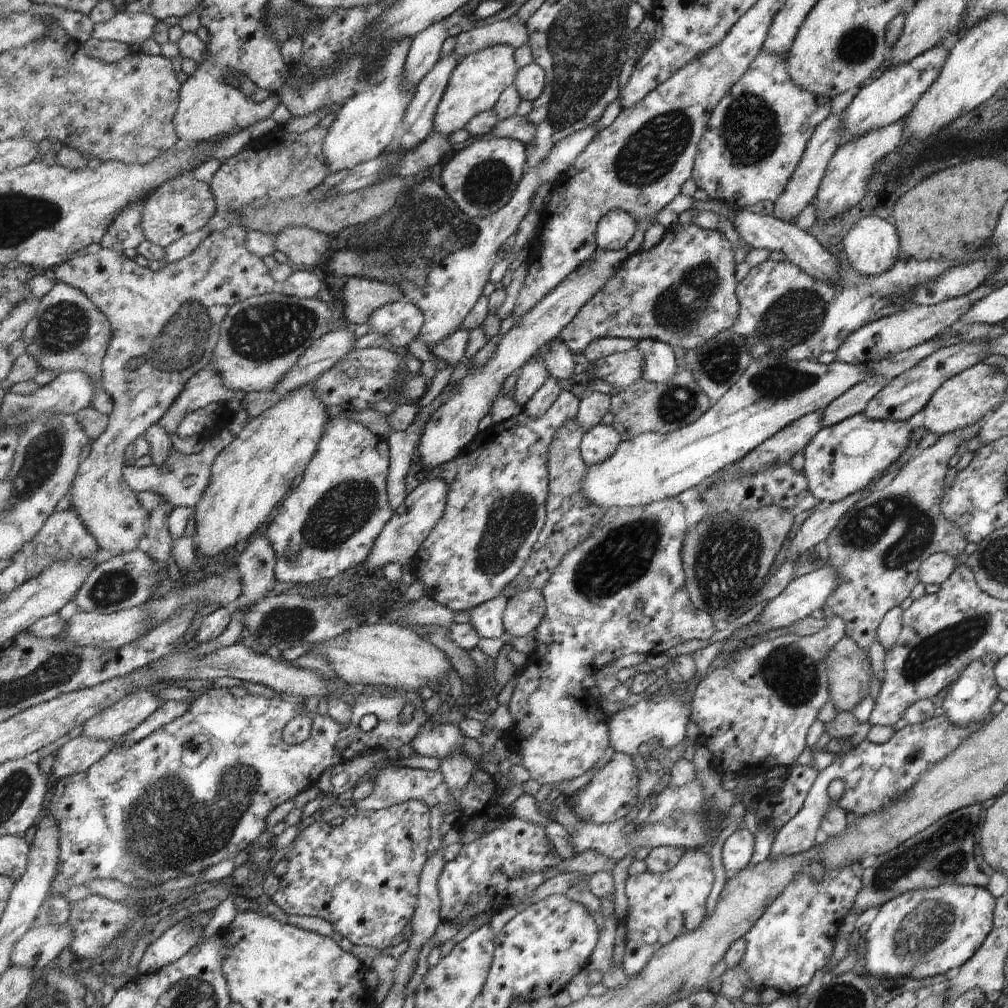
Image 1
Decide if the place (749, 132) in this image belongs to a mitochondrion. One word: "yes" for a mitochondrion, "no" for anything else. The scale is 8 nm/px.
yes

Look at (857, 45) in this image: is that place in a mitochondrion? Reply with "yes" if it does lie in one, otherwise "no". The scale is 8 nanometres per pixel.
yes

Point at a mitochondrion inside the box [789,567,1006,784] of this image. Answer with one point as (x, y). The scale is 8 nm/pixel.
(935, 651)

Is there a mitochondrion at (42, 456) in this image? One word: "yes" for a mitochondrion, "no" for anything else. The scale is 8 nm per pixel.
yes

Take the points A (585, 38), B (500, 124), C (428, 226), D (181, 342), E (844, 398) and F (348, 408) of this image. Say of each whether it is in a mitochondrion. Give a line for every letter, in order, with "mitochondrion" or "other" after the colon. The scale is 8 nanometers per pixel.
A: mitochondrion
B: other
C: mitochondrion
D: mitochondrion
E: other
F: other

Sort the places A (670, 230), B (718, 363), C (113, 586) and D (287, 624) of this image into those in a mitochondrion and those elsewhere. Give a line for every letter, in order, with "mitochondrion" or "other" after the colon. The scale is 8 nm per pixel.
A: other
B: mitochondrion
C: mitochondrion
D: mitochondrion

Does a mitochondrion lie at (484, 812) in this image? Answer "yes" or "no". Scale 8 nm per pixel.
no

